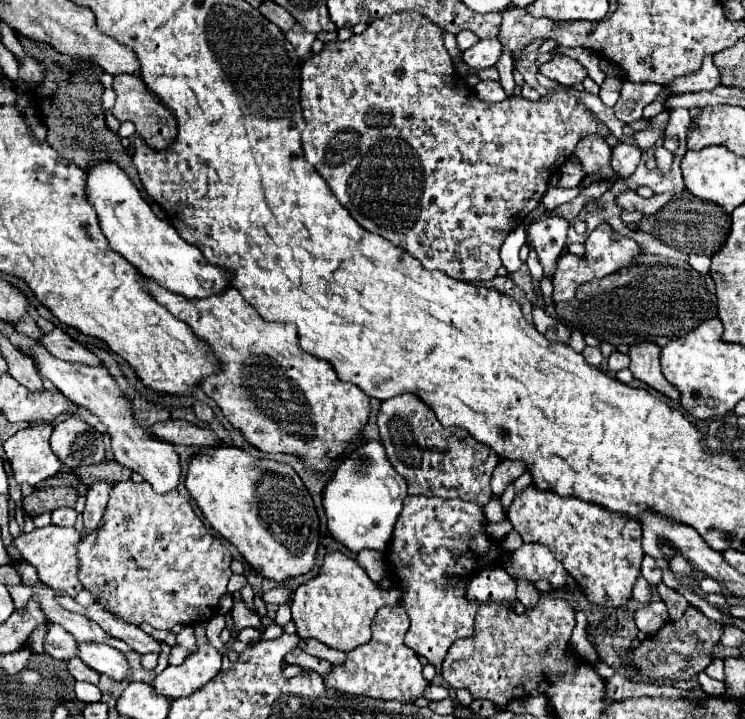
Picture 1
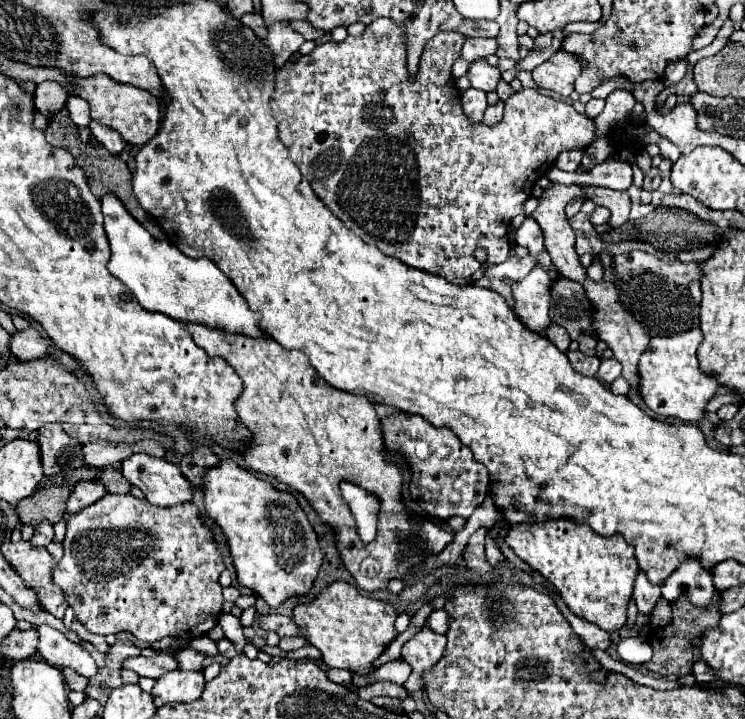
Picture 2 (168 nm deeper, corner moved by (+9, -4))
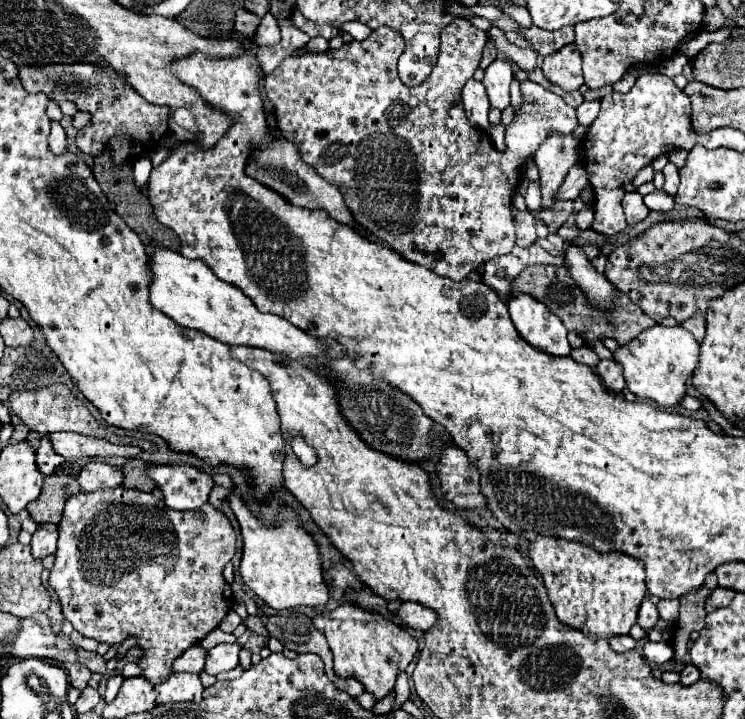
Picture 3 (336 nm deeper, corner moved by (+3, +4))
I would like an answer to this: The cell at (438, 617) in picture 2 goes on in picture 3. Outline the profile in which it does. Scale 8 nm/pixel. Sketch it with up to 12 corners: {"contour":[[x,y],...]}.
{"contour":[[404,602],[398,610],[402,626],[426,632],[438,612],[420,602]]}

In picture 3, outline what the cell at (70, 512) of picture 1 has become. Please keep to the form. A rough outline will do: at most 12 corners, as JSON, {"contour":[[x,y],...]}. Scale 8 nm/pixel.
{"contour":[[40,524],[32,534],[34,558],[56,550],[58,526]]}

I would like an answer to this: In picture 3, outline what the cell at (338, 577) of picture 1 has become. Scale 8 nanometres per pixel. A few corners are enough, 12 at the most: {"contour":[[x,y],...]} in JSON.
{"contour":[[342,602],[312,624],[334,672],[378,700],[418,642],[374,610]]}

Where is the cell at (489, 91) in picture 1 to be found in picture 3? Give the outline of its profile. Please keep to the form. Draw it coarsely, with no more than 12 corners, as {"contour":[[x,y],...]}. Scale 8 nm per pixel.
{"contour":[[470,78],[462,102],[472,126],[488,130],[490,100],[482,82]]}

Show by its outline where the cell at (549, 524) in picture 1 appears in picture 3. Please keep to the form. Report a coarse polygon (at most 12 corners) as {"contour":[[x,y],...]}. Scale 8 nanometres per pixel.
{"contour":[[544,536],[530,558],[560,622],[628,634],[646,596],[624,552]]}

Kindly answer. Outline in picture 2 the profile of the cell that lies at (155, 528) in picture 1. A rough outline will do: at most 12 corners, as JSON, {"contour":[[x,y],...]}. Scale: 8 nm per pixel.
{"contour":[[106,494],[52,572],[76,620],[154,644],[218,624],[194,504]]}

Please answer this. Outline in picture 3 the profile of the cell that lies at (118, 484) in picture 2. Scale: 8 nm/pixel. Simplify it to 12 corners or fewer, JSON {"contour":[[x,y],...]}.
{"contour":[[130,458],[122,486],[150,492],[156,484],[144,472],[142,458]]}

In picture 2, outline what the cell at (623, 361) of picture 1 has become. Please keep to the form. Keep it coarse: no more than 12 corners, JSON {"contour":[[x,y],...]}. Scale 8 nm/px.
{"contour":[[616,358],[602,360],[596,378],[610,386],[620,376]]}

